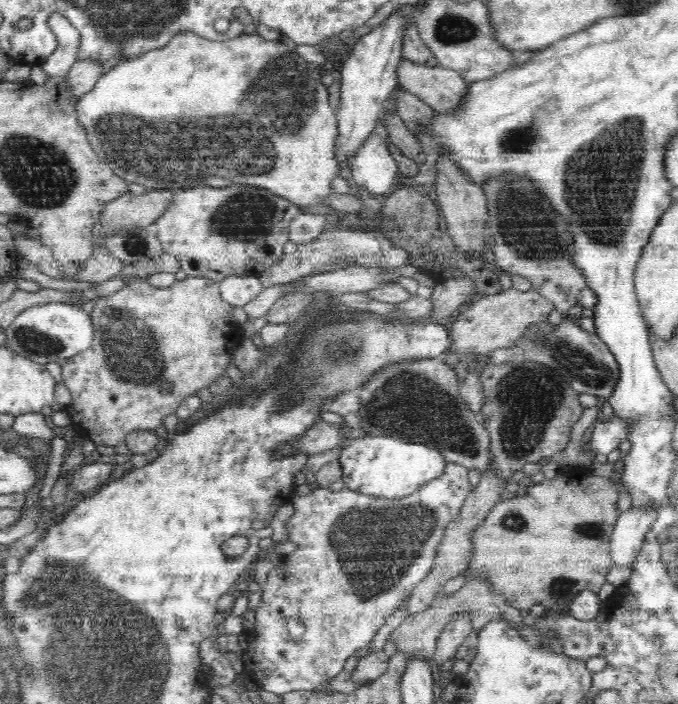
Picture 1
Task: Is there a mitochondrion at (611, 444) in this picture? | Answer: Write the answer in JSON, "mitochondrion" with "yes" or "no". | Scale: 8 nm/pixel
{"mitochondrion":"no"}

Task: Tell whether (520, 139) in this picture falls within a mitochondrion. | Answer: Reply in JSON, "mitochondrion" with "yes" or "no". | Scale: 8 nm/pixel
{"mitochondrion":"yes"}

